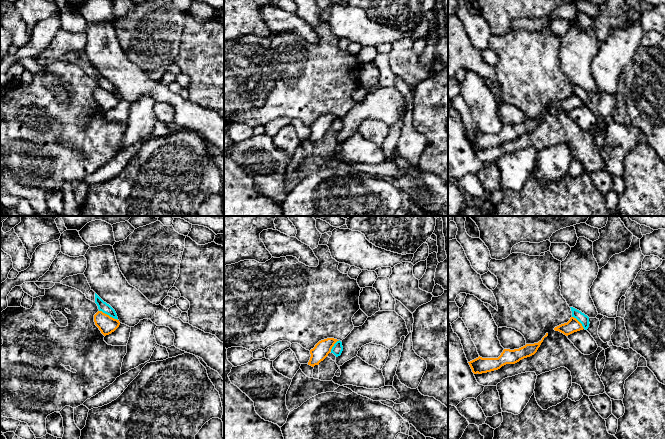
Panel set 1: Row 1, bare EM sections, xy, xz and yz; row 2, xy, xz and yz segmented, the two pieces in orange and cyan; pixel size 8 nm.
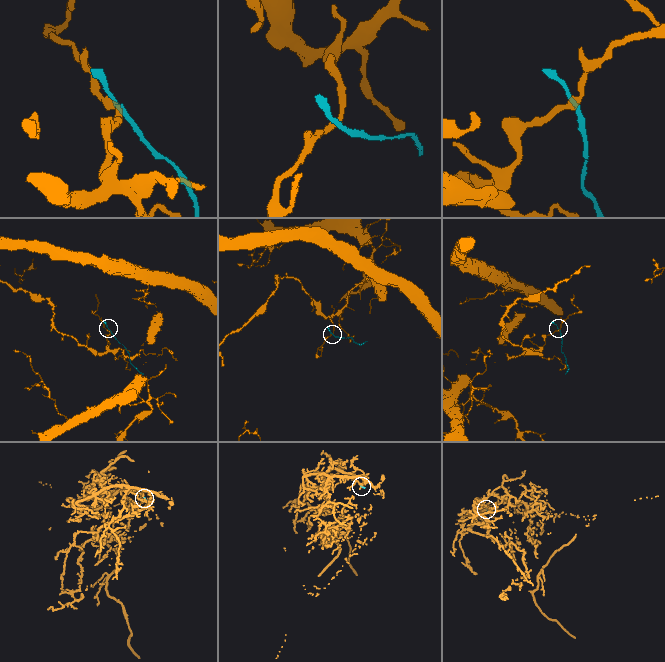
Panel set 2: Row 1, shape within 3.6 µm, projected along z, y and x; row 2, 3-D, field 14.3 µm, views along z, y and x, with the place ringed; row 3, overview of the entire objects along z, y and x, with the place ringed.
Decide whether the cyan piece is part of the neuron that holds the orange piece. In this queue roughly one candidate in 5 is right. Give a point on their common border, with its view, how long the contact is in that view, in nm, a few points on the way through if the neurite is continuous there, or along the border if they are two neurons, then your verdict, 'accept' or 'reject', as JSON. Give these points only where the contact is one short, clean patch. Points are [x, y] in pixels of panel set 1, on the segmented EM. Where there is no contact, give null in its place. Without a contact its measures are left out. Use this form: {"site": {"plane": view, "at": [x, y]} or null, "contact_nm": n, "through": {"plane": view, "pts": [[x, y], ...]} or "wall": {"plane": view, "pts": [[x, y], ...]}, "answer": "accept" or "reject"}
{"site": {"plane": "xy", "at": [108, 315]}, "contact_nm": 170, "wall": {"plane": "xy", "pts": [[99, 310], [117, 320]]}, "answer": "reject"}

